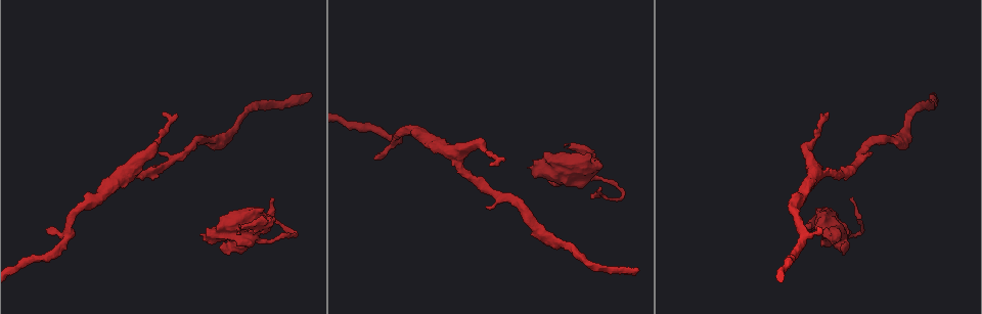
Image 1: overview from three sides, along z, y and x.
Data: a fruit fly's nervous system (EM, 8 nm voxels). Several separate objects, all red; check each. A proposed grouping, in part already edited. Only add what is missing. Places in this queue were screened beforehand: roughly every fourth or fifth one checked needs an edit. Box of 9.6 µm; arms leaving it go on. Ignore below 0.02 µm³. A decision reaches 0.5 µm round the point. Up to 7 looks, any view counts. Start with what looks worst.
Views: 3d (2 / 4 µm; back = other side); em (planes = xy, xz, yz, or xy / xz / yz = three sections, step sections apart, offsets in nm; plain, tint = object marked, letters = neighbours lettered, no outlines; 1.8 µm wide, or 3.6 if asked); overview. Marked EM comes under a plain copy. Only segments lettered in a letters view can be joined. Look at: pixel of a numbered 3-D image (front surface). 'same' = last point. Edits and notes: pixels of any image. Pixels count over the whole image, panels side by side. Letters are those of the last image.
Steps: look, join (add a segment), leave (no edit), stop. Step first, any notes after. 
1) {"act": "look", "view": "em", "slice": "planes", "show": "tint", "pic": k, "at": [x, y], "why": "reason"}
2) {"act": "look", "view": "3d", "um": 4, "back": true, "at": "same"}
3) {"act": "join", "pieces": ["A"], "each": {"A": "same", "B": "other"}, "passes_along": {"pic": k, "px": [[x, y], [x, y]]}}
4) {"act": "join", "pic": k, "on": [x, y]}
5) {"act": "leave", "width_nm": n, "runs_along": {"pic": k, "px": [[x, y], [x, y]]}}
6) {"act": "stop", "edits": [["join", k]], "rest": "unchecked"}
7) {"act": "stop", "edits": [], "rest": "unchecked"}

{"act": "look", "view": "3d", "um": 4, "pic": 1, "at": [638, 269], "why": "long arm stops here"}

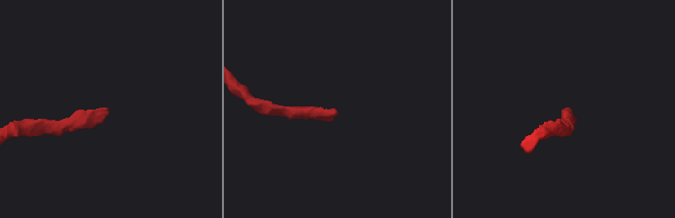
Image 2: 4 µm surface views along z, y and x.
{"act": "look", "view": "em", "slice": "yz", "step": 4, "show": "tint", "pic": 2, "at": [568, 109], "why": "shape alone is not enough"}

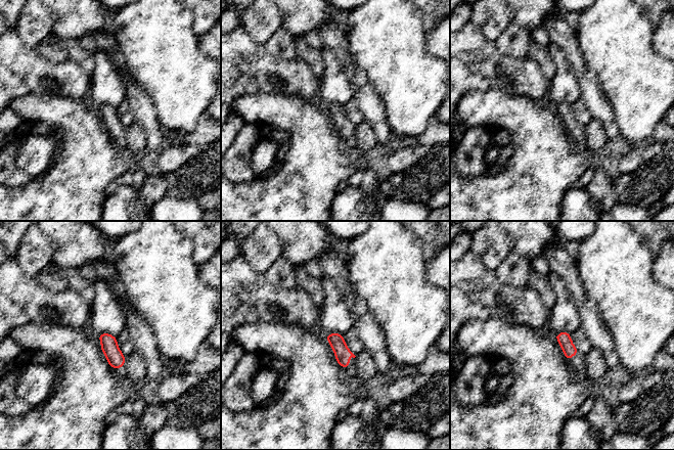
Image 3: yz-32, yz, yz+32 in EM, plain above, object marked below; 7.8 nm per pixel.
{"act": "look", "view": "em", "slice": "planes", "show": "letters", "at": "same"}

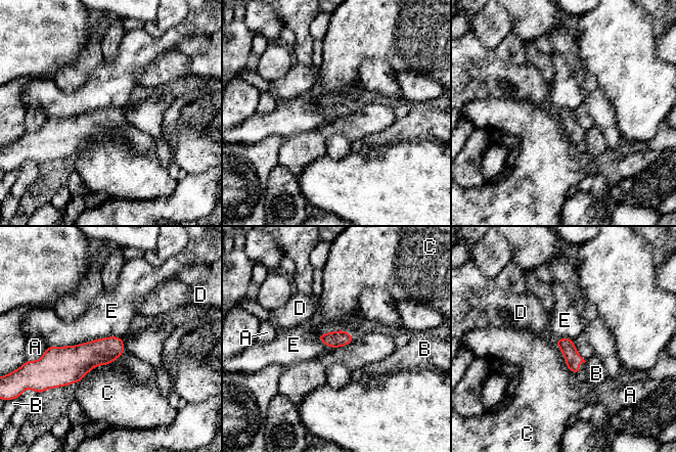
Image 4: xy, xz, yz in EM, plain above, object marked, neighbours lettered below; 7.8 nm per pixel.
{"act": "leave", "width_nm": 130, "each": {"A": "other", "B": "other", "C": "other", "D": "other", "E": "other"}, "border": {"pic": 4, "px": [[122, 337], [104, 336], [47, 348]]}, "found": "no lettered segment goes on from it"}

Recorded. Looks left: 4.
{"act": "look", "view": "3d", "um": 4, "pic": 1, "at": [832, 233], "why": "thick turns thin"}

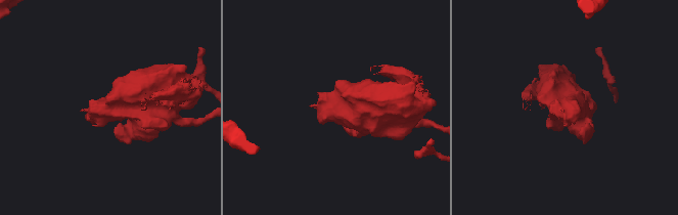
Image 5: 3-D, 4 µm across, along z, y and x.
{"act": "look", "view": "em", "slice": "planes", "show": "letters", "pic": 5, "at": [569, 110]}

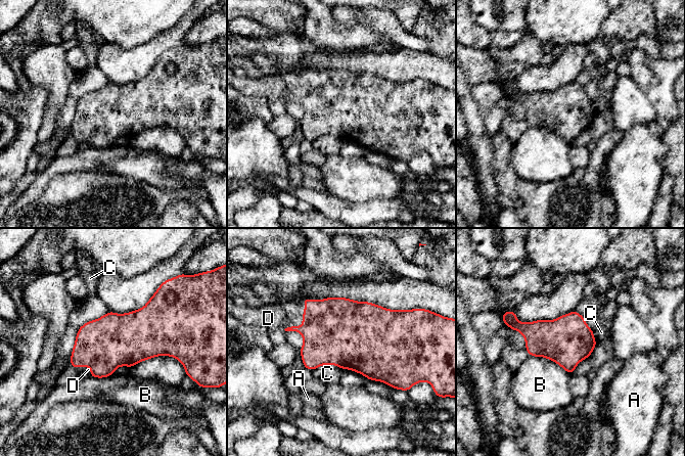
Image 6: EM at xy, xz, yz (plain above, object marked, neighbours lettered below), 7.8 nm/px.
{"act": "join", "pic": 6, "on": [272, 316], "longest_contact_nm": ["B", 360], "each": {"A": "other", "B": "other", "C": "other", "D": "same"}, "passes_along": {"pic": 6, "px": [[333, 329], [303, 321], [272, 316]]}, "found": "it goes on there"}

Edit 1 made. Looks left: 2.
{"act": "look", "view": "em", "slice": "yz", "step": 4, "show": "tint", "pic": 1, "at": [456, 153], "why": "thick turns thin"}

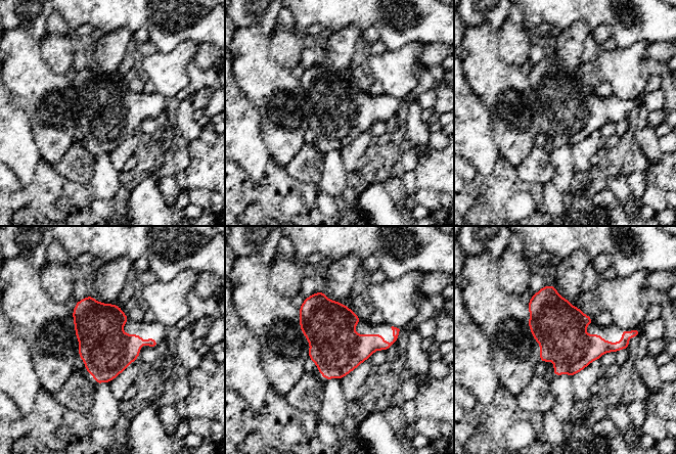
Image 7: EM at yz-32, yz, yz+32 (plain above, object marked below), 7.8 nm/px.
{"act": "look", "view": "em", "slice": "yz", "step": 4, "show": "letters", "at": "same", "why": "see the neighbours"}

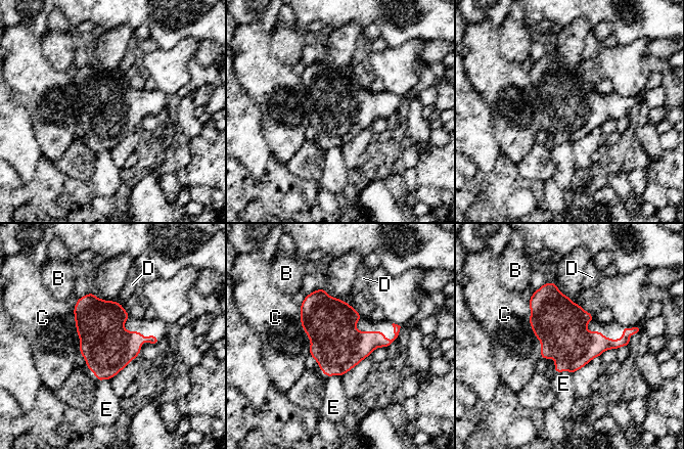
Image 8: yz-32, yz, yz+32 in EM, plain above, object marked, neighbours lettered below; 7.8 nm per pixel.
{"act": "leave", "width_nm": 400, "each": {"B": "other", "C": "other", "D": "other", "E": "other"}, "border": {"pic": 8, "px": [[573, 372], [558, 371], [555, 373]]}, "found": "no lettered segment goes on from it"}

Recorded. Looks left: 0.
{"act": "stop", "edits": [["join", 6]], "rest": "unchecked"}

